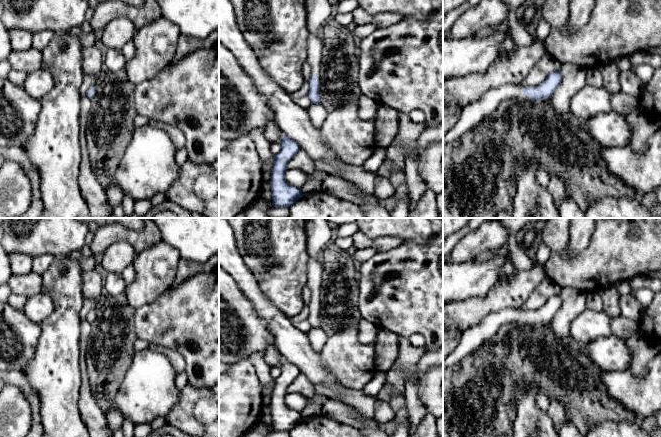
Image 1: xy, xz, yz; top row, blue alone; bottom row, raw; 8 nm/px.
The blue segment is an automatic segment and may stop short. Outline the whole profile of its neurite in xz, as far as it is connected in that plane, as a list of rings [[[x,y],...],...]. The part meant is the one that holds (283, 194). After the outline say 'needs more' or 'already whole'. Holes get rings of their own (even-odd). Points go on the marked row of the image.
[[[286,136],[283,137],[280,143],[281,150],[274,156],[274,164],[270,177],[273,207],[276,208],[290,207],[303,197],[301,189],[291,186],[285,179],[287,163],[300,151],[300,145]]] | already whole

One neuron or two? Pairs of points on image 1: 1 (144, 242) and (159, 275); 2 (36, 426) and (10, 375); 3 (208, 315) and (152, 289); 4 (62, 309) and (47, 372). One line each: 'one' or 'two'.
1: two
2: one
3: two
4: one

